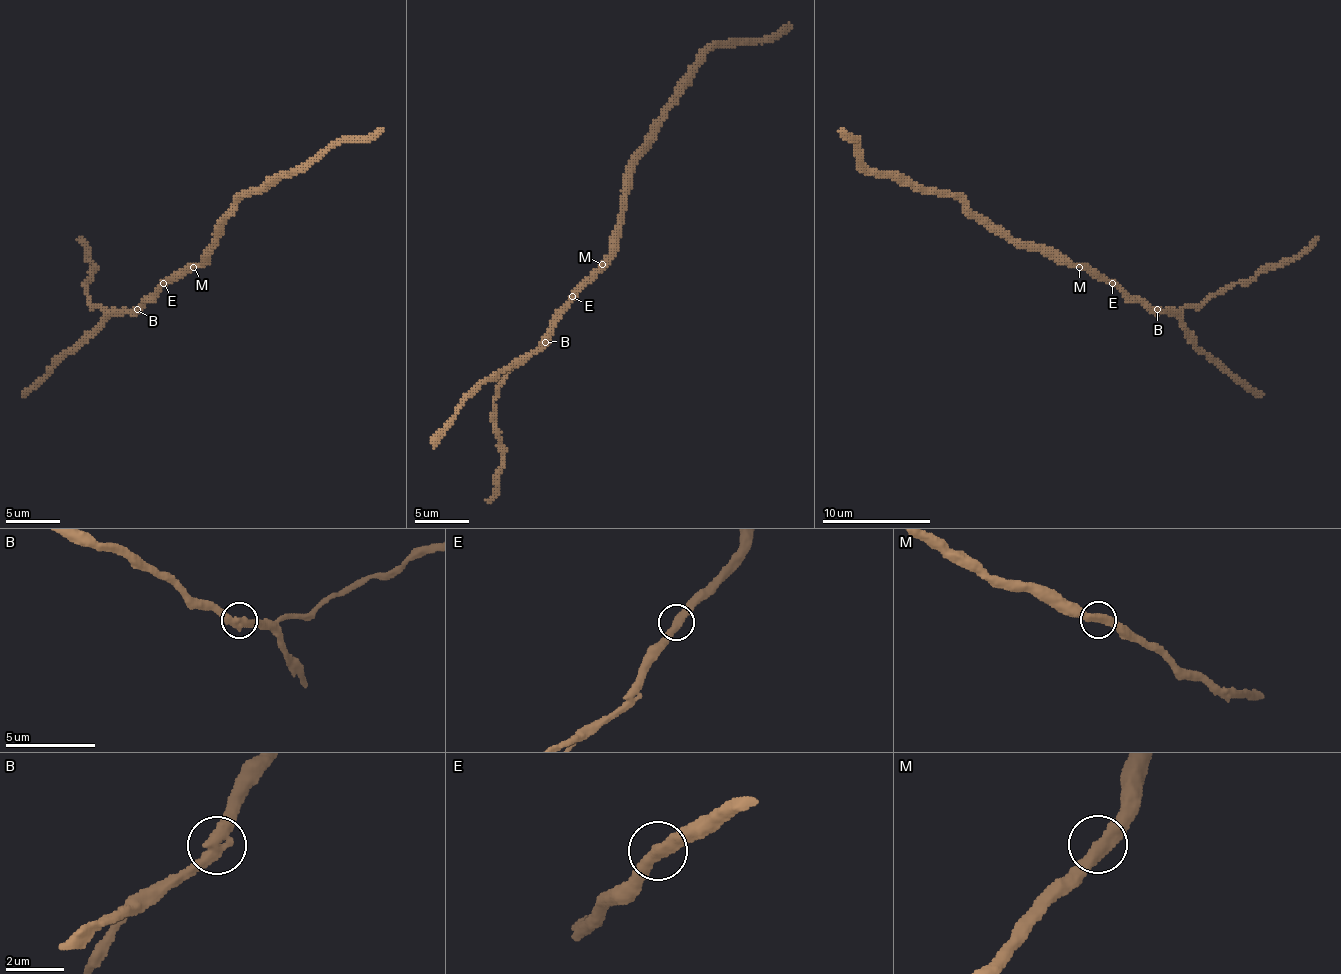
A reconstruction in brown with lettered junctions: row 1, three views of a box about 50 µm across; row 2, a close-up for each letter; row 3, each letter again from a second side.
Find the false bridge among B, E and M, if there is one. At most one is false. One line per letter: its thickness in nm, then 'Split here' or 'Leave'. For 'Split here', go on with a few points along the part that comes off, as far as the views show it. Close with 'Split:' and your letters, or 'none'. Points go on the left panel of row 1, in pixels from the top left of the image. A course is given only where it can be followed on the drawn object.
B: Thickness 440 nm. Leave
E: Thickness 400 nm. Leave
M: Thickness 440 nm. Leave
Split: none

